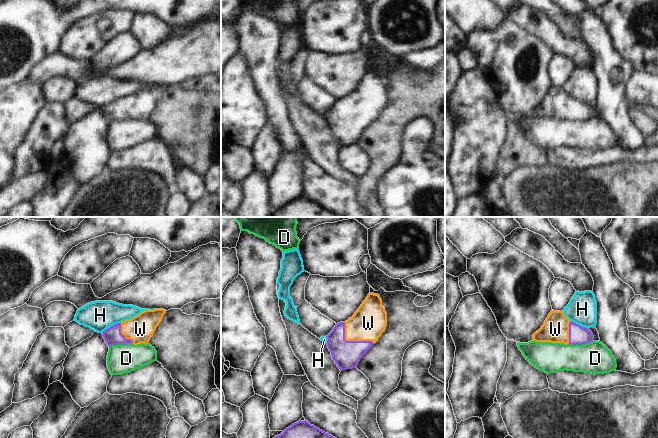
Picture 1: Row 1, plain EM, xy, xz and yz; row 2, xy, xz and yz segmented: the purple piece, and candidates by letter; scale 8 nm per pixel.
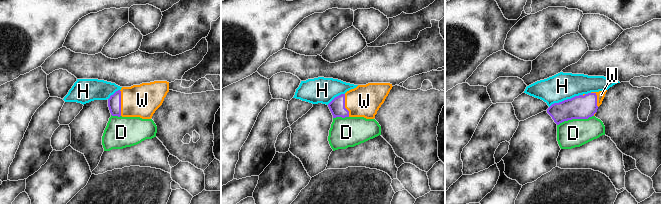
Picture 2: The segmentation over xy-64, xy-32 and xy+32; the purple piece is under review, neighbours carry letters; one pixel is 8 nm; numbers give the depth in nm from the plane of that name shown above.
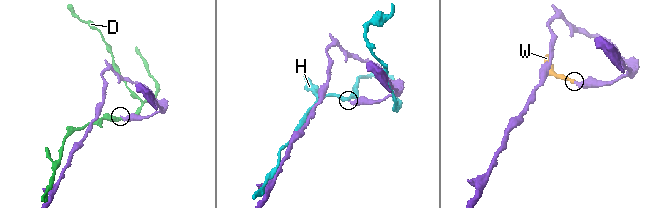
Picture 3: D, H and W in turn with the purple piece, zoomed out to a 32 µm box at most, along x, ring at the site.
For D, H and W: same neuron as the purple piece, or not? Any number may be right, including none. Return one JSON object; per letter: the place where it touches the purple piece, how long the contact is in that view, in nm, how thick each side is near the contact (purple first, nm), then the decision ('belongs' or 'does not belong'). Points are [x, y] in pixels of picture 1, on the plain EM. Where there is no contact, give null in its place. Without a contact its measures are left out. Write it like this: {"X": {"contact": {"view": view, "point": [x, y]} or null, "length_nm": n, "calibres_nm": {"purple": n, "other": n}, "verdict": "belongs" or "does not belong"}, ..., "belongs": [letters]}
{"D": {"contact": {"view": "yz", "point": [580, 120]}, "length_nm": 220, "calibres_nm": {"purple": 160, "other": 260}, "verdict": "does not belong"}, "H": {"contact": {"view": "xy", "point": [111, 102]}, "length_nm": 180, "calibres_nm": {"purple": 140, "other": 240}, "verdict": "does not belong"}, "W": {"contact": {"view": "xz", "point": [351, 117]}, "length_nm": 300, "calibres_nm": {"purple": 220, "other": 280}, "verdict": "belongs"}, "belongs": ["W"]}

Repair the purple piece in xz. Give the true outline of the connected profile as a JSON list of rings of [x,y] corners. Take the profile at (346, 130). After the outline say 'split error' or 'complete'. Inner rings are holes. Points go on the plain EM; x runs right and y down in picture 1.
[[[369,69],[354,91],[335,101],[327,111],[327,123],[340,147],[356,144],[362,132],[378,117],[387,102],[387,89],[378,70]]] | split error

